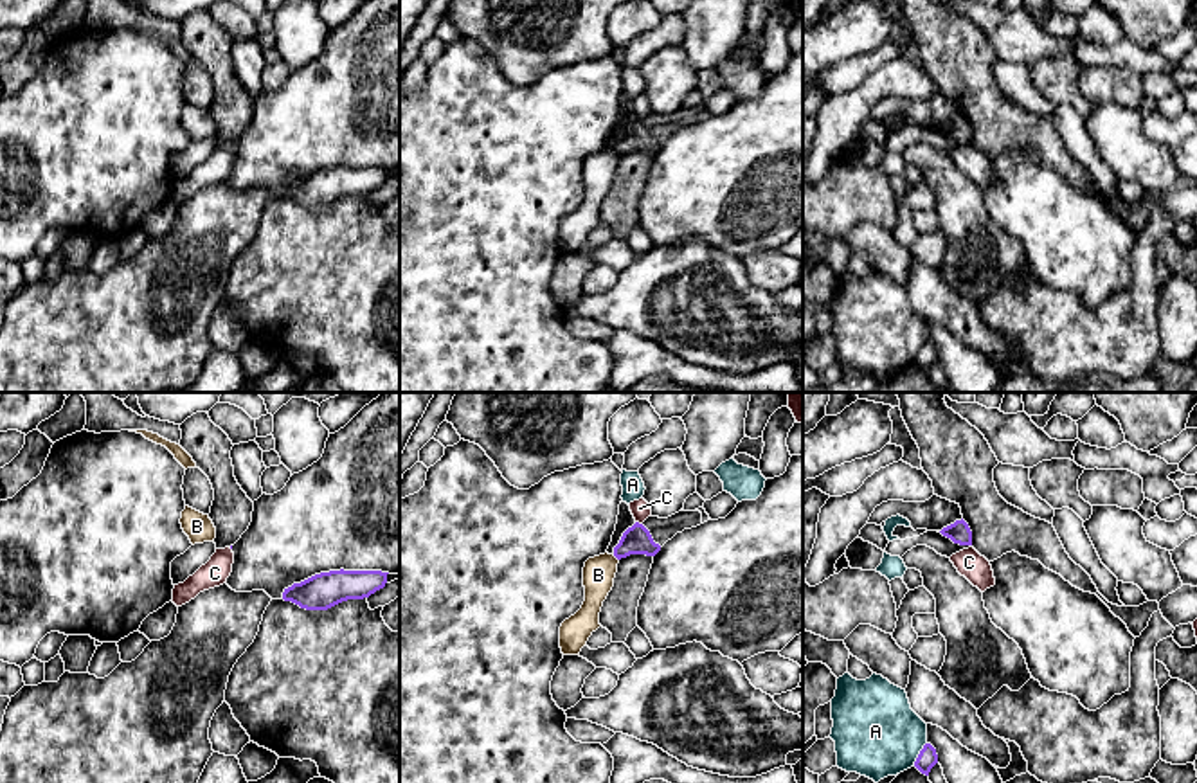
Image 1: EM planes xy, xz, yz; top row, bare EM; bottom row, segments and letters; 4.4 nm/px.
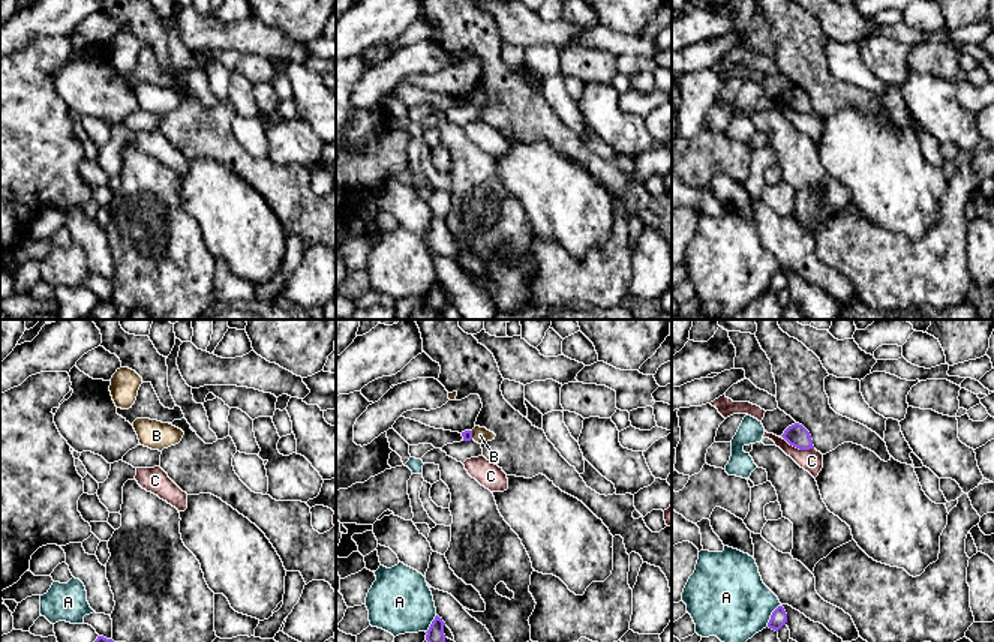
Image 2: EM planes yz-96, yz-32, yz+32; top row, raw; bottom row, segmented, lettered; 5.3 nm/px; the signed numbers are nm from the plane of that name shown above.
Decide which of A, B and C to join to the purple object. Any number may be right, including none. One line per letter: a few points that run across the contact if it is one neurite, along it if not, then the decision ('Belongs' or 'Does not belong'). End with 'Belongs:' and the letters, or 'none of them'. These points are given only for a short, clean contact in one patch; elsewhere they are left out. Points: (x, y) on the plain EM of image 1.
A: Does not belong
B: Line: xz (612, 152), (618, 157). Does not belong
C: Does not belong
Belongs: none of them

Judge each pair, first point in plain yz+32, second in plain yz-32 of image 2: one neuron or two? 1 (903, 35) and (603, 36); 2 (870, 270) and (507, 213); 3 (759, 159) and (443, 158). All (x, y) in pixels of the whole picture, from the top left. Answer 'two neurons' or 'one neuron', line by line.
1: one neuron
2: two neurons
3: one neuron

